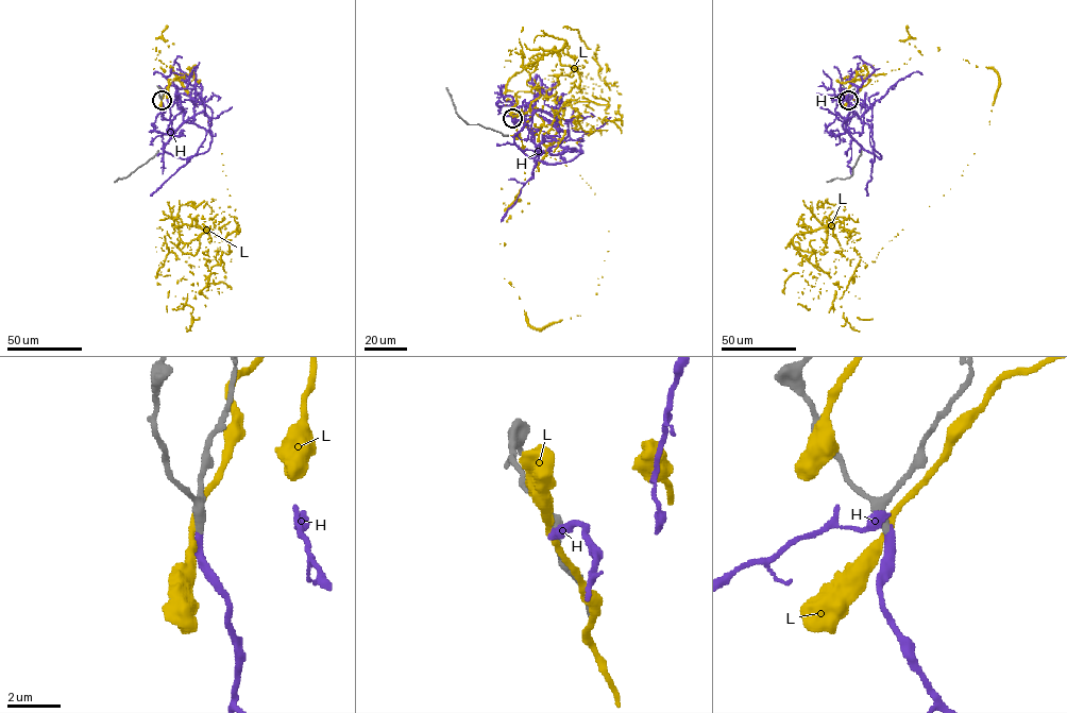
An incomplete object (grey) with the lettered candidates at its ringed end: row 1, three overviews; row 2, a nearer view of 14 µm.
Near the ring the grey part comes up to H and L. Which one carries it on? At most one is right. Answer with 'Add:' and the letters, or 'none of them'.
Add: H

